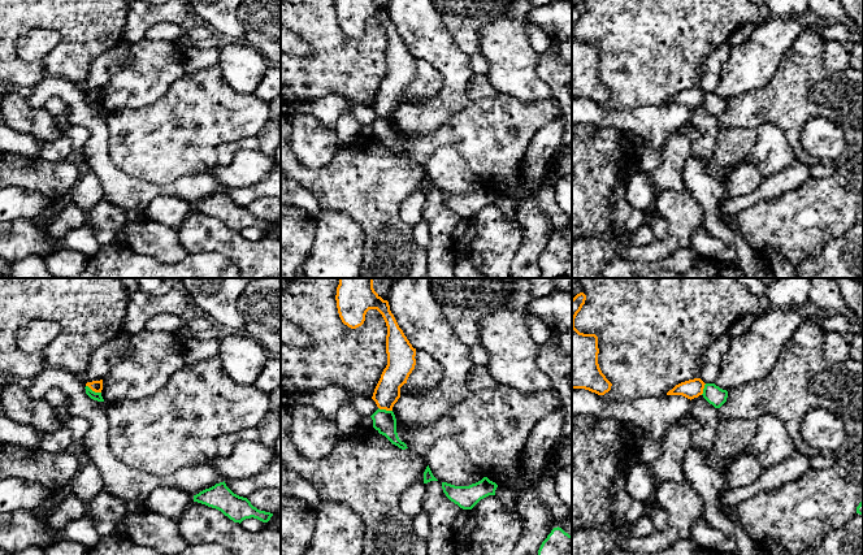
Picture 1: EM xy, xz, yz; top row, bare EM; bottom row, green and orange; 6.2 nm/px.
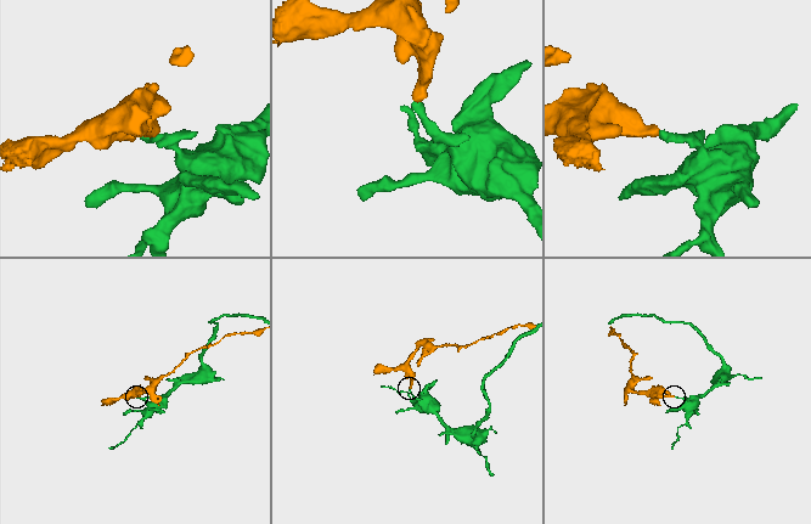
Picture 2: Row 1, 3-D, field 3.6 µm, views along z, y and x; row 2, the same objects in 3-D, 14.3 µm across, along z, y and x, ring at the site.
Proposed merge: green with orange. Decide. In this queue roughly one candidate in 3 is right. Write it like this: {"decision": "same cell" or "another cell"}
{"decision": "another cell"}

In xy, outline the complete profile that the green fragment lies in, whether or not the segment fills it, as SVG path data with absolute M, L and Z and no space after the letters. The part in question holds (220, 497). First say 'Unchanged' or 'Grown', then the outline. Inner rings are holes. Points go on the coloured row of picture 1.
Unchanged. M224 482L200 491L194 495L194 502L205 504L208 507L221 511L234 523L242 523L246 519L257 519L263 523L268 523L273 513L260 511L251 504L247 498L234 494Z

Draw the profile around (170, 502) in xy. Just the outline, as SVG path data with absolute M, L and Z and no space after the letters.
M172 486L153 490L146 500L147 512L178 520L191 506L194 497Z

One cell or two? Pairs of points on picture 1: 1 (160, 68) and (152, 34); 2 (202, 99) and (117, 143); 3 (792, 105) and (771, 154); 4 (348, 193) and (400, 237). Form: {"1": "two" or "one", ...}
{"1": "two", "2": "one", "3": "two", "4": "one"}

